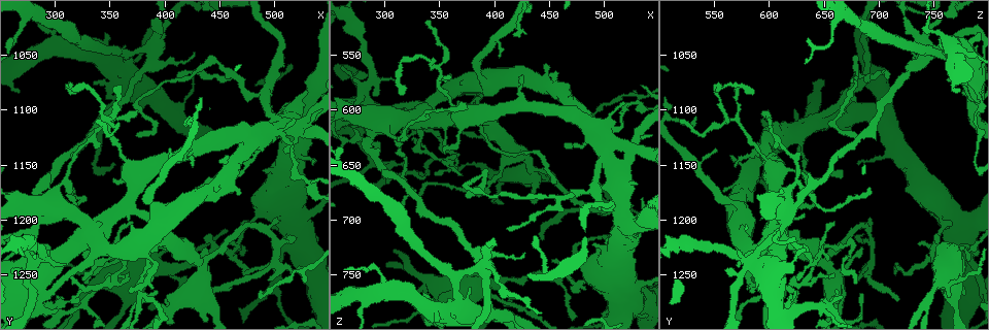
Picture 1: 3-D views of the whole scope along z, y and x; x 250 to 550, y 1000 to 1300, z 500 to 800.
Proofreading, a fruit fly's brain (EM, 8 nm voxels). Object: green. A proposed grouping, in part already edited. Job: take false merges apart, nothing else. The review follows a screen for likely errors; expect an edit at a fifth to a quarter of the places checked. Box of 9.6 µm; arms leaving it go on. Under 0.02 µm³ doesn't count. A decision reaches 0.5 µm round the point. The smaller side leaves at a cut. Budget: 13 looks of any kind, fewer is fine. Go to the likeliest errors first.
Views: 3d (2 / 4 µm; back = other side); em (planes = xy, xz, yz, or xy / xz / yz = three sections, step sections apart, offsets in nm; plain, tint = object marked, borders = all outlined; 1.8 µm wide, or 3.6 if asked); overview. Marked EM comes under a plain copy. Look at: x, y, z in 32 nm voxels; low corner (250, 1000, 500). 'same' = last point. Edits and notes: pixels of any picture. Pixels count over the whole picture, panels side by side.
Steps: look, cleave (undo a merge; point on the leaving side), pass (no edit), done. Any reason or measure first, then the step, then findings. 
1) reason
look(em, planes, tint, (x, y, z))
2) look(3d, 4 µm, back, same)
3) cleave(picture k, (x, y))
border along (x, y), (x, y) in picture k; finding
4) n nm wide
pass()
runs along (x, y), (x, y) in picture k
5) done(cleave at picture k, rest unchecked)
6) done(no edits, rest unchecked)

sudden change in width
look(3d, 4 µm, (288, 1188, 622))

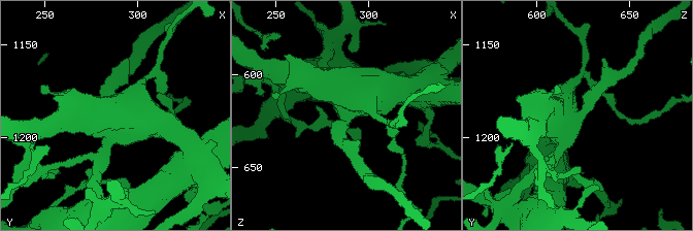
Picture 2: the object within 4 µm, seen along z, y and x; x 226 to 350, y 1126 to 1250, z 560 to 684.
need the tissue
look(em, 3.6 µm, planes, tint, (287, 1188, 623))

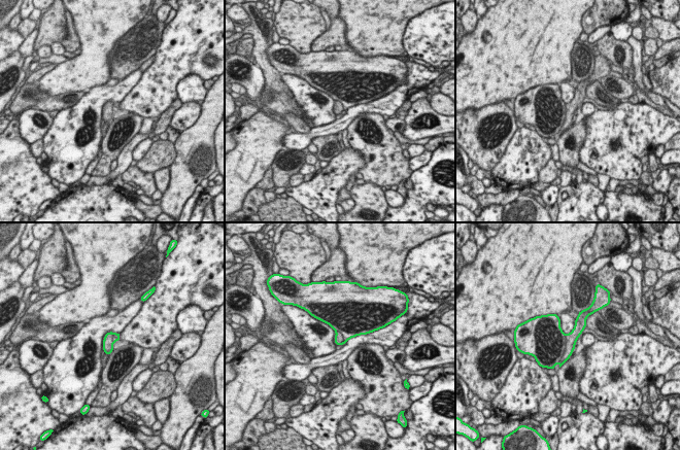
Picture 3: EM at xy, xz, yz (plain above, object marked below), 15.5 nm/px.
cleave(picture 3, (571, 338))
the part that leaves runs along (586, 313), (563, 359) in picture 3; a second neuron is stuck on

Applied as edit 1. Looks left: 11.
look(em, planes, tint, (496, 1122, 622))

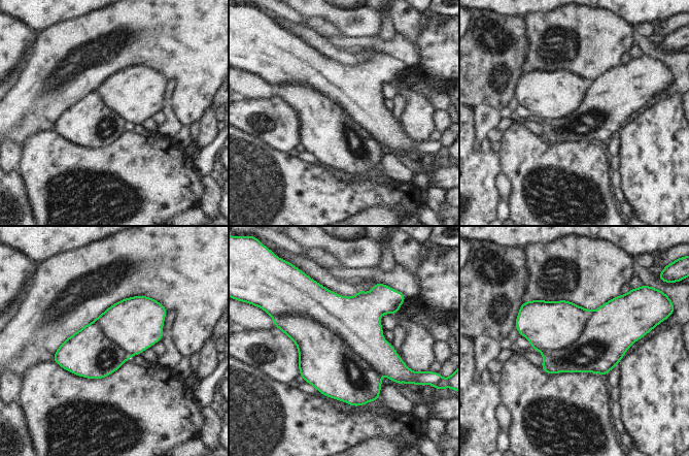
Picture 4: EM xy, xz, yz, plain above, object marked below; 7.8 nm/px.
440 nm wide
cleave(picture 4, (356, 320))
the part that leaves runs along (291, 310), (336, 312), (397, 373) in picture 4; two neurons meet here

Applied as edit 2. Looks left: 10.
abrupt turn
look(3d, 4 µm, (462, 1232, 752))

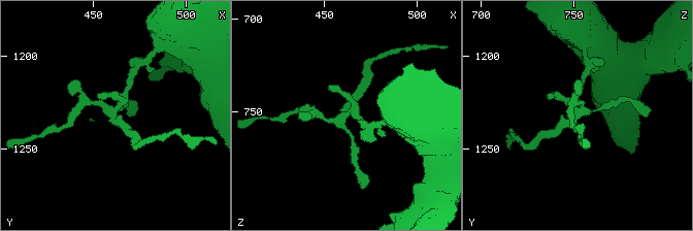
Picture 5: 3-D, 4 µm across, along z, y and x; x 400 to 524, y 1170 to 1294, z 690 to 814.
look(em, planes, tint, (460, 1231, 751))

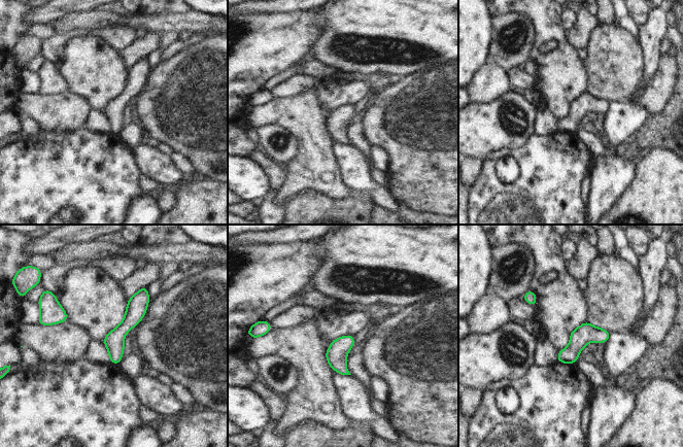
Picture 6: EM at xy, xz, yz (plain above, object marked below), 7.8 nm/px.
pass()
runs along (144, 289), (115, 336), (115, 362) in picture 6; all the same neuron

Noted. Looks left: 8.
a narrow waist
look(em, planes, tint, (462, 1070, 680))

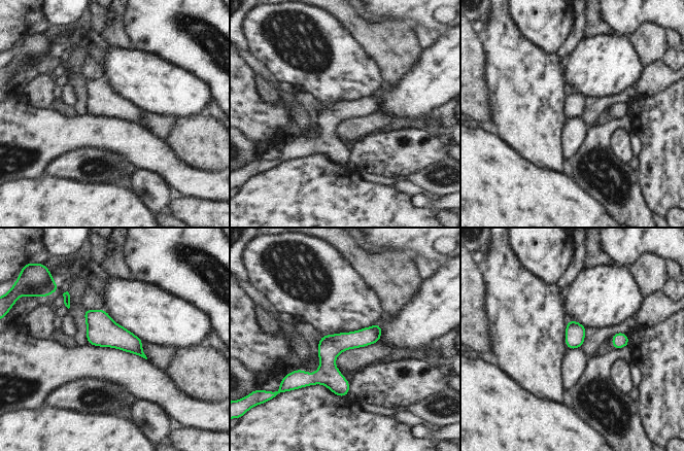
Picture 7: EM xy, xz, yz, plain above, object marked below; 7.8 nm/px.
pass()
runs along (378, 326), (343, 341), (316, 377), (293, 375) in picture 7; one neuron here

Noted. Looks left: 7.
done(cleave at picture 3, cleave at picture 4, rest unchecked)

